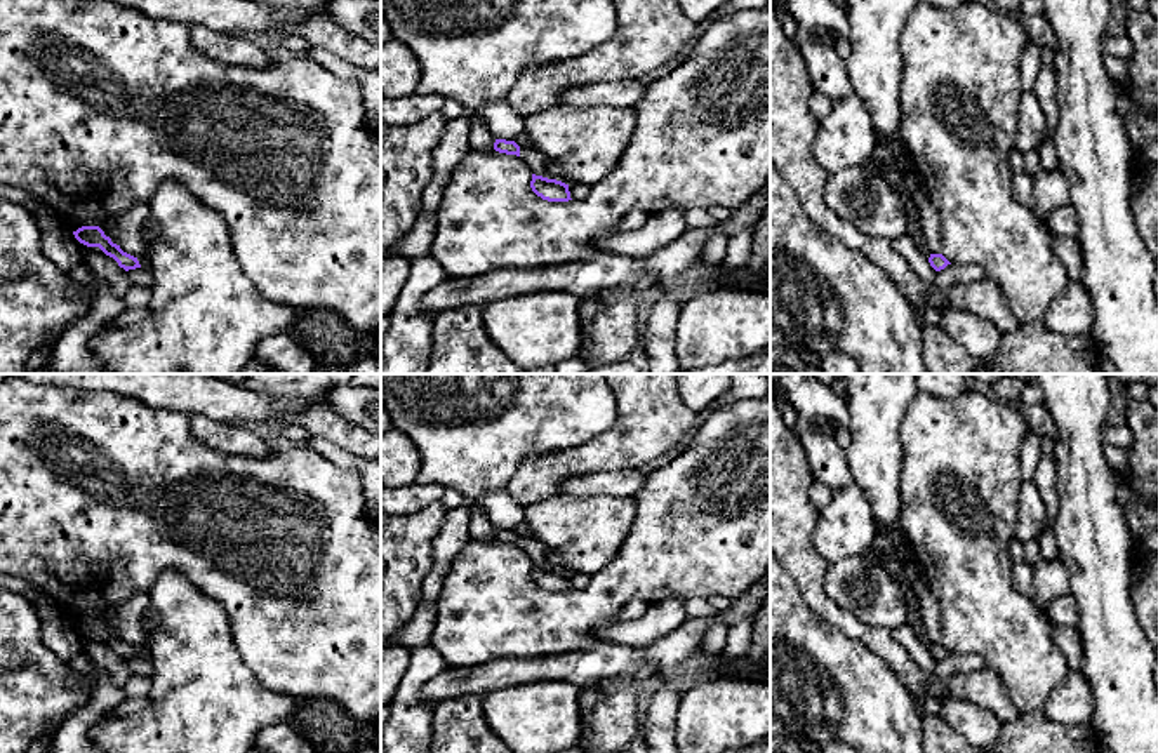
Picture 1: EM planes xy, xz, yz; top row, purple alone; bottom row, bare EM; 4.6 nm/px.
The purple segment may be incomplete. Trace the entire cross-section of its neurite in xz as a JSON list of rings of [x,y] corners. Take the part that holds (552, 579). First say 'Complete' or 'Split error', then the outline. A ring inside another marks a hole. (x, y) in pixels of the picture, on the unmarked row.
Complete. [[[532,563],[530,577],[537,586],[548,591],[572,590],[569,574],[556,570],[556,569],[548,569],[548,567]]]

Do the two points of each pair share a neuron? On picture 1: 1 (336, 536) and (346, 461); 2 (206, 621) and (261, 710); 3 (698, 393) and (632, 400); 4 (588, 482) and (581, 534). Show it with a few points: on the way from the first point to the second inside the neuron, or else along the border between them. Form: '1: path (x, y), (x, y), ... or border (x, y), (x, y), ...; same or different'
1: border (310, 446), (339, 466), (353, 468), (362, 487); different
2: path (206, 644), (206, 651), (240, 687); same
3: border (677, 392), (696, 413); different
4: border (562, 493), (619, 494), (626, 498); different

